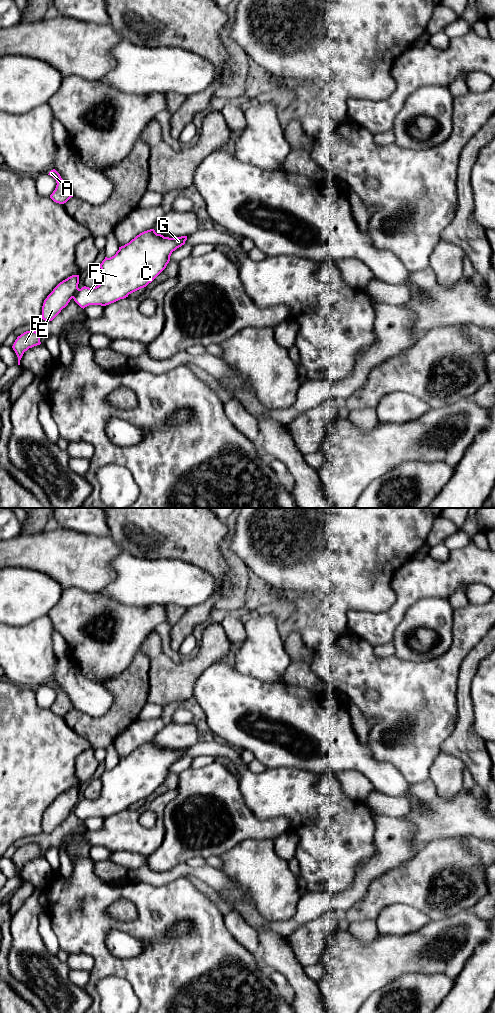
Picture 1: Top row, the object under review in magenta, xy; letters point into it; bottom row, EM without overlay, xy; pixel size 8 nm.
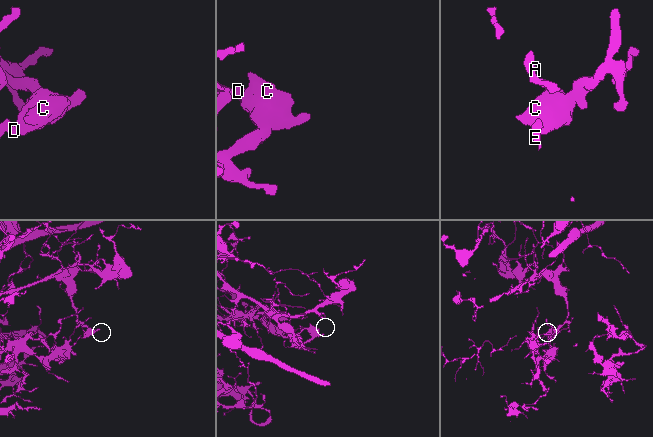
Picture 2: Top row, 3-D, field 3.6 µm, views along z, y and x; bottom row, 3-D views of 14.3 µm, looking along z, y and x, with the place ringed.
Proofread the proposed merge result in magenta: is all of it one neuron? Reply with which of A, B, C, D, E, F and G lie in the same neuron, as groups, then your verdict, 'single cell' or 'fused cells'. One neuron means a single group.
A B E / C D F G; fused cells

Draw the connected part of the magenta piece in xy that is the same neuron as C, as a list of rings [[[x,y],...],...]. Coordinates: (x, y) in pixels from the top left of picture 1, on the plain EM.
[[[154,741],[144,743],[132,751],[129,755],[119,759],[116,766],[110,770],[105,769],[99,777],[102,789],[98,798],[82,799],[74,808],[74,813],[81,819],[89,817],[106,818],[129,806],[146,799],[167,778],[173,763],[185,756],[187,748],[169,750],[157,746]]]

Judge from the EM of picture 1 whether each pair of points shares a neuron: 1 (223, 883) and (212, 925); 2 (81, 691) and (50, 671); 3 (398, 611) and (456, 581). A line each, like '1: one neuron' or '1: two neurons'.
1: two neurons
2: one neuron
3: one neuron

